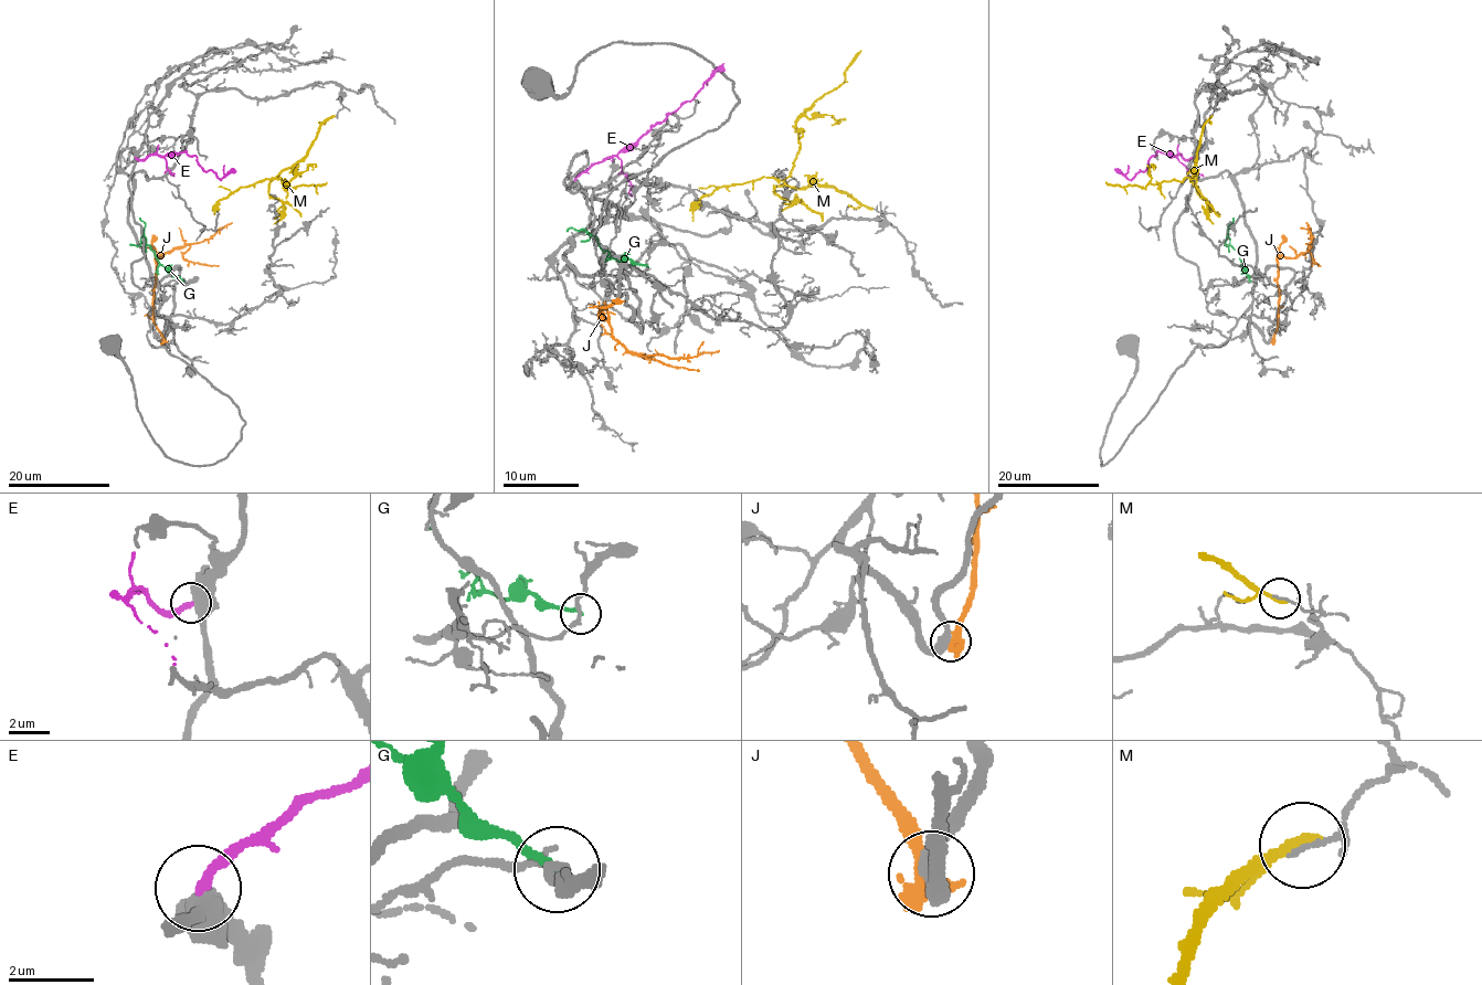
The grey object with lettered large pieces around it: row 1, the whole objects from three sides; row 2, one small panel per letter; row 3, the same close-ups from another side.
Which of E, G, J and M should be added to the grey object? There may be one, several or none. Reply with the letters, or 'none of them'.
none of them

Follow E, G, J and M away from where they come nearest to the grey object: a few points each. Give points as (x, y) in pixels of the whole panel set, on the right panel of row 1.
E: (1193, 157), (1186, 159), (1181, 155), (1158, 150), (1144, 171), (1140, 170), (1130, 180), (1114, 168)
G: (1250, 281), (1246, 265), (1239, 258), (1241, 254), (1229, 245), (1228, 236), (1227, 245)
J: (1271, 340), (1279, 317), (1278, 260), (1281, 256), (1294, 257), (1310, 245), (1312, 260), (1320, 266)
M: (1210, 116), (1204, 125), (1196, 157), (1197, 173), (1193, 178), (1161, 181), (1145, 188), (1105, 182)

